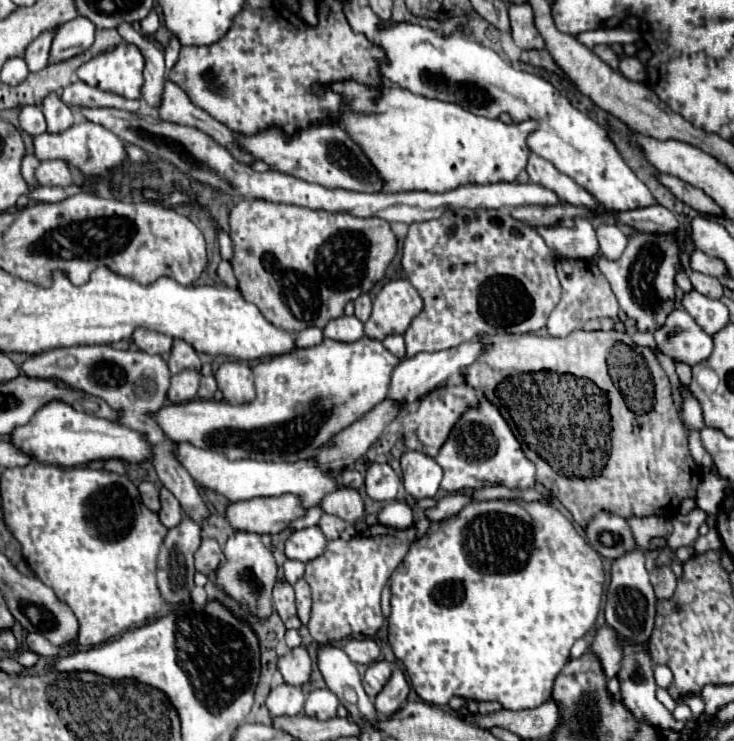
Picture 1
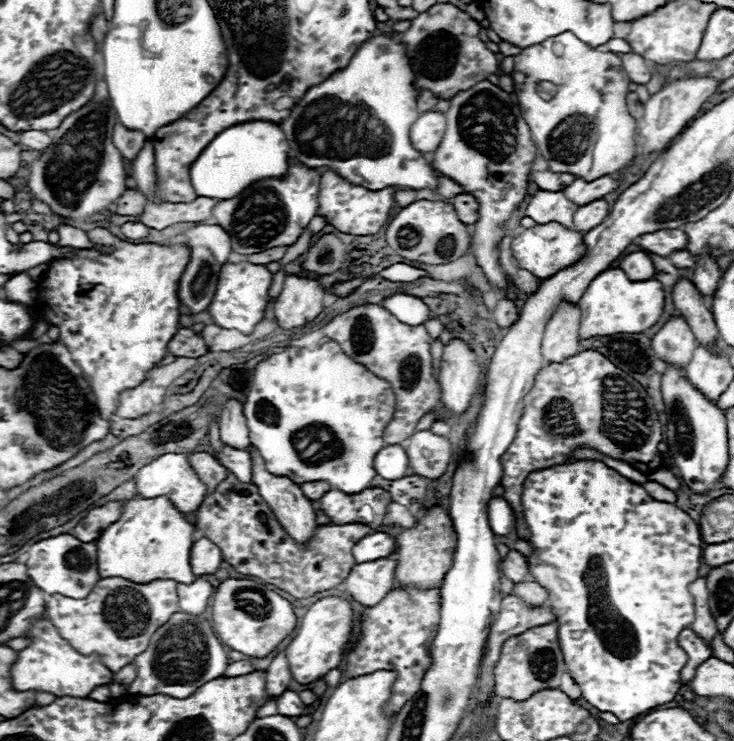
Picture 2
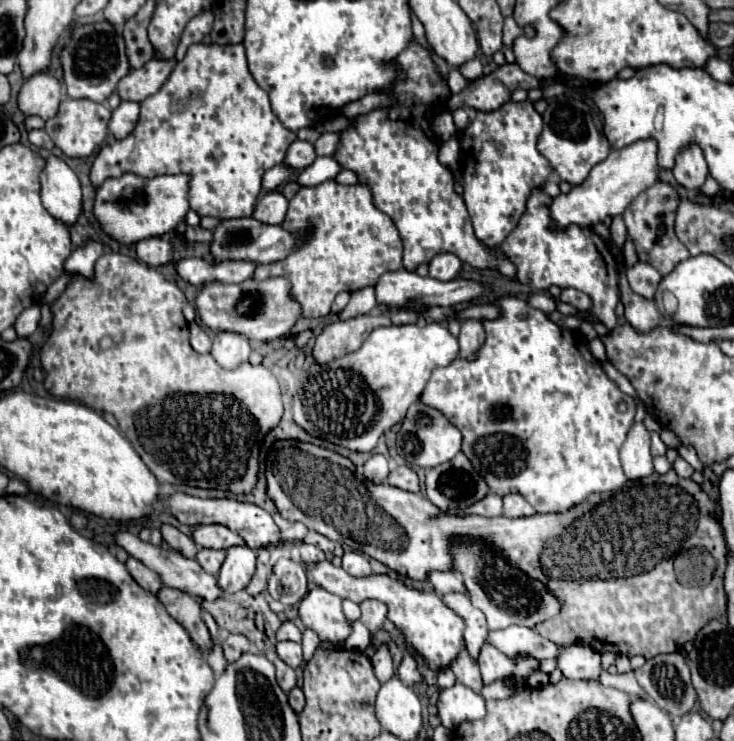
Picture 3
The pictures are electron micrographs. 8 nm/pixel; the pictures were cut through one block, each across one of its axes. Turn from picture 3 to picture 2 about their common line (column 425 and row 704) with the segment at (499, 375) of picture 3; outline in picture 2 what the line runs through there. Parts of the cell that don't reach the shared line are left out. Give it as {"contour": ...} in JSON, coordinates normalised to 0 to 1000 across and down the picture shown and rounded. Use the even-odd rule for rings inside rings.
{"contour":[[[537,794],[518,815],[499,821],[493,829],[493,861],[474,877],[469,915],[482,915],[512,904],[540,904],[542,915],[534,926],[534,942],[529,947],[531,969],[545,961],[545,953],[550,953],[550,947],[556,947],[567,931],[572,931],[572,920],[589,896],[586,869],[597,853],[599,810],[599,794]]]}

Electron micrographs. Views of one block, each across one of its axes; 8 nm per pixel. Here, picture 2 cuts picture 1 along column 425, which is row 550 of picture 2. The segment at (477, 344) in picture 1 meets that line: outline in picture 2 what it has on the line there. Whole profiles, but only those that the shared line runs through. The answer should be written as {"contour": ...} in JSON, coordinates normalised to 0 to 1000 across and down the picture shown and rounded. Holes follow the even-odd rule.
{"contour":[[[512,718],[496,723],[482,737],[482,756],[490,758],[507,758],[507,753],[526,753],[540,745],[540,726],[534,726],[526,718]]]}

